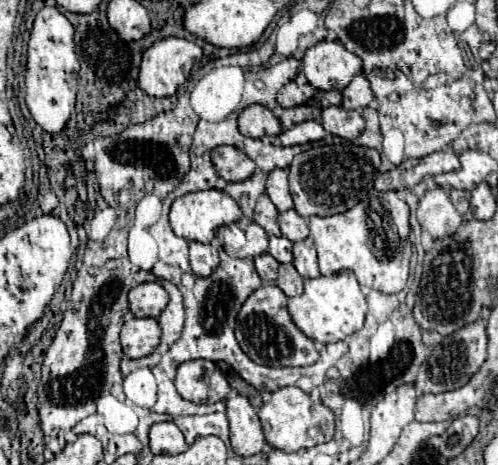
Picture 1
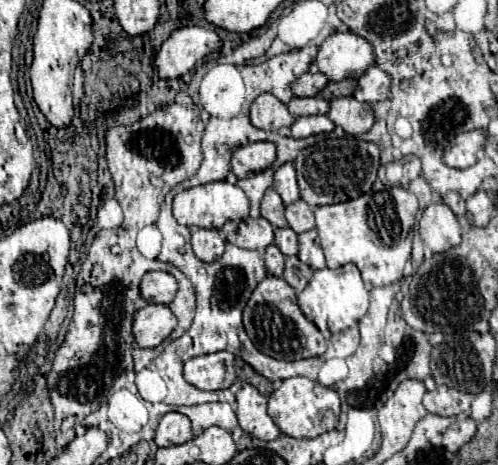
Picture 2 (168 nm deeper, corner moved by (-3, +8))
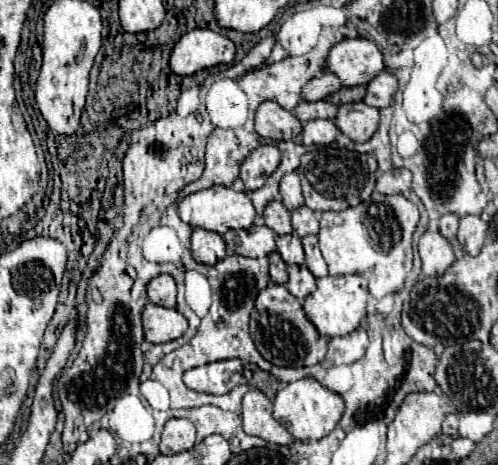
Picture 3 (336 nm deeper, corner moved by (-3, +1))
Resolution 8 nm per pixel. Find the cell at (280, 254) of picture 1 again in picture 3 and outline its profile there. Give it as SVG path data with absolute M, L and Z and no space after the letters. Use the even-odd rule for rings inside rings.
M296 233L276 237L276 247L286 263L296 263L296 265L304 263L304 249L302 249L300 237Z

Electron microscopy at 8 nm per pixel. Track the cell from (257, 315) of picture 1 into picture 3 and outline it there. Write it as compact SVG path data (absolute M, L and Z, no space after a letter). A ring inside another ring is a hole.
M270 283L256 297L254 311L250 315L250 335L260 355L278 367L310 367L326 357L328 341L320 337L316 327L306 319L302 303L288 293L284 285Z

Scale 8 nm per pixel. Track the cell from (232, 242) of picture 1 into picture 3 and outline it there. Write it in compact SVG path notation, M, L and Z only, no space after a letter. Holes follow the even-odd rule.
M252 225L250 229L240 229L240 231L230 229L224 235L224 241L226 241L228 249L232 249L236 255L266 257L276 249L274 237L276 237L276 233L270 227Z

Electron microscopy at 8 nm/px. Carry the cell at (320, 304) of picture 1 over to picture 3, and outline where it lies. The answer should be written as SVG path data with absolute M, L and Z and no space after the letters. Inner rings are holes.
M338 275L338 277L322 277L318 279L318 289L304 299L306 317L314 323L320 335L324 337L338 337L348 335L356 327L360 327L366 315L366 301L368 301L368 283L360 275Z

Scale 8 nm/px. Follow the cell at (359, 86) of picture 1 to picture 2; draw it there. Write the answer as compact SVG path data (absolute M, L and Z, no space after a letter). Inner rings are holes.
M370 66L364 76L360 76L354 98L368 104L386 100L390 96L390 84L392 78L384 70L380 70L378 66Z

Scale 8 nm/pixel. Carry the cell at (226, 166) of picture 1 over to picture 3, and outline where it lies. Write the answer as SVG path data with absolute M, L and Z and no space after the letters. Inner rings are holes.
M262 145L242 161L240 179L246 189L250 191L260 189L266 183L268 175L274 173L278 165L280 165L280 151L276 149L276 145Z

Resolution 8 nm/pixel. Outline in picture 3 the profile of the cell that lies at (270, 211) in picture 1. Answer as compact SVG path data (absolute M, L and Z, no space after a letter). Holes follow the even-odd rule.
M270 201L264 209L264 221L266 225L276 231L278 235L286 235L292 233L292 225L290 225L290 211L282 205L282 201Z

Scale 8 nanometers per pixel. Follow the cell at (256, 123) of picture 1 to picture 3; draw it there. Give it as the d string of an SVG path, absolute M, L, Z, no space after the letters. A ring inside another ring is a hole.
M264 101L256 109L256 133L274 139L274 141L286 141L296 139L302 131L302 123L286 109L282 109L274 101Z

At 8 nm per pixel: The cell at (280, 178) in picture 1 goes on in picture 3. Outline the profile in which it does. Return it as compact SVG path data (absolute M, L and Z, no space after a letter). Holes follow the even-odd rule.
M294 171L284 175L284 179L280 181L280 195L282 195L282 203L288 211L294 211L296 207L304 205L304 197L300 191L300 179Z

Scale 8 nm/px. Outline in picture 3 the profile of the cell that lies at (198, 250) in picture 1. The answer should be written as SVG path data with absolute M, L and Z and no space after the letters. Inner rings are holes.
M194 229L194 233L192 233L192 257L198 263L204 263L204 265L212 267L220 259L226 257L226 243L214 231Z

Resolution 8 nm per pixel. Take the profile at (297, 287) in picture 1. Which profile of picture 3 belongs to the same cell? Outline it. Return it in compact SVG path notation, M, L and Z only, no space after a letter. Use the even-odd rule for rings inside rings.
M288 265L288 275L290 275L290 279L286 283L286 289L294 297L298 297L300 301L306 295L310 295L312 291L316 291L316 279L314 279L314 275L306 267L302 267L302 265Z

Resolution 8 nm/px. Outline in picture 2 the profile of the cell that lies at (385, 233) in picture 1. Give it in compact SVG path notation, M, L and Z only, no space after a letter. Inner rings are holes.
M380 188L358 196L354 200L330 206L318 206L316 230L326 258L326 268L342 268L344 264L356 264L362 280L372 286L388 286L402 278L404 266L412 250L412 226L416 222L418 200L404 188ZM372 214L372 226L368 220Z

